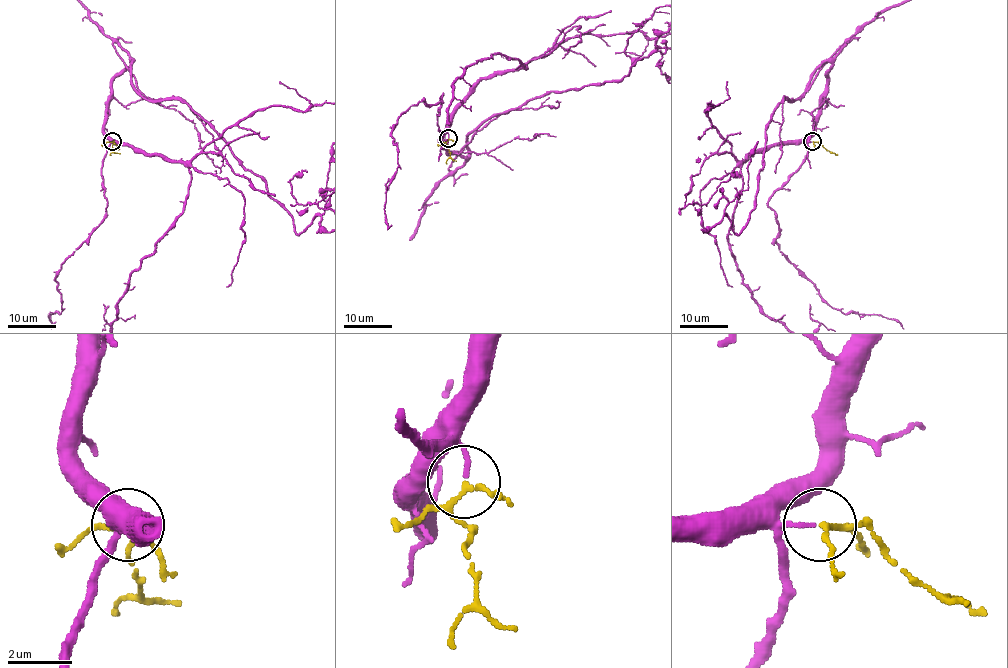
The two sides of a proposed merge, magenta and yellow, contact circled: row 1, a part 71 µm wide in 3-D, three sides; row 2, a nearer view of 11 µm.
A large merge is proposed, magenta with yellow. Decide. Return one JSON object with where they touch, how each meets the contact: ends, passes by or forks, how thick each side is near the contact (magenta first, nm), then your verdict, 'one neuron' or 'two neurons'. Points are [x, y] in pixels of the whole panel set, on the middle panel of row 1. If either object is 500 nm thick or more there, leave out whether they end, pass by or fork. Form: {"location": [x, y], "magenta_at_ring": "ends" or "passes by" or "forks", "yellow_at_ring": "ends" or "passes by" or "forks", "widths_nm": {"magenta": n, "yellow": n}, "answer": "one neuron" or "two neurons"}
{"location": [448, 138], "magenta_at_ring": "ends", "yellow_at_ring": "forks", "widths_nm": {"magenta": 120, "yellow": 140}, "answer": "one neuron"}

